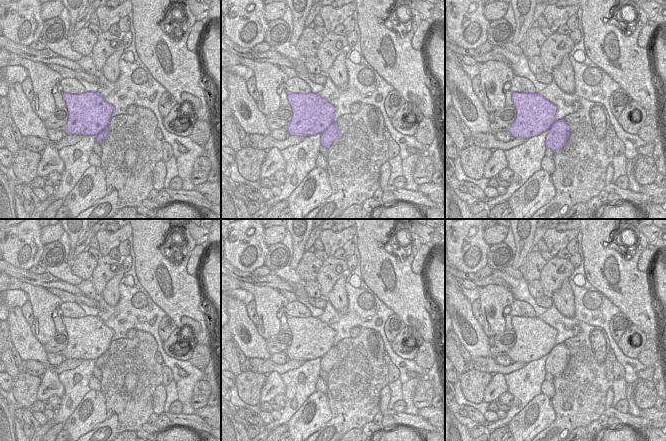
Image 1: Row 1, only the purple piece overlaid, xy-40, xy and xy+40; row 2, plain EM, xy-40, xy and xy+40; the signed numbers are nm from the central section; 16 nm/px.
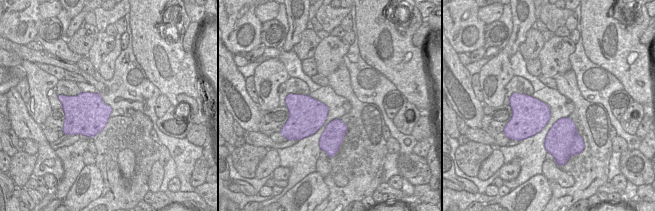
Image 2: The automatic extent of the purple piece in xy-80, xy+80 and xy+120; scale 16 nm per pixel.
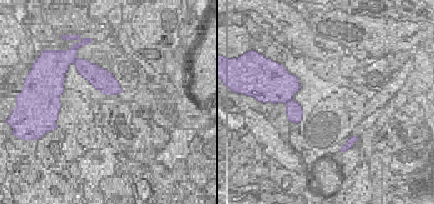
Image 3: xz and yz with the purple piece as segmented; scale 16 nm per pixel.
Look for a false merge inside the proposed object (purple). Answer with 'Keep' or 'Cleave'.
Keep.

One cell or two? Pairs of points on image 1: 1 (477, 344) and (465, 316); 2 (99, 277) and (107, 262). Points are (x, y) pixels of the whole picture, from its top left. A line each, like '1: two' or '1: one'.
1: one
2: one

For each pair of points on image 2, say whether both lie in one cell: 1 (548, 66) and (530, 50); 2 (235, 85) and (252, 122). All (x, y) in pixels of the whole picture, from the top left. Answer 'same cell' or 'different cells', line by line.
1: different cells
2: same cell

